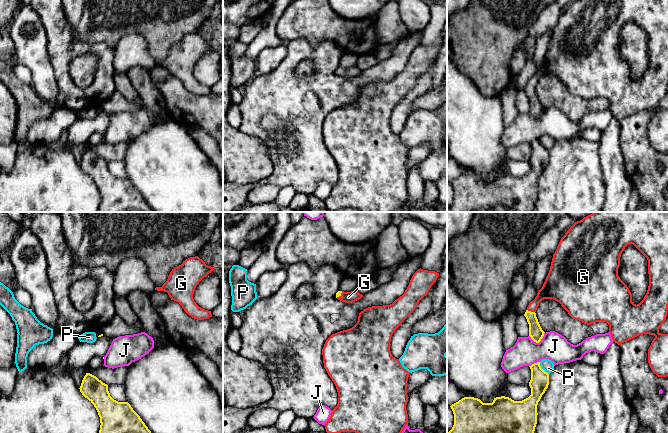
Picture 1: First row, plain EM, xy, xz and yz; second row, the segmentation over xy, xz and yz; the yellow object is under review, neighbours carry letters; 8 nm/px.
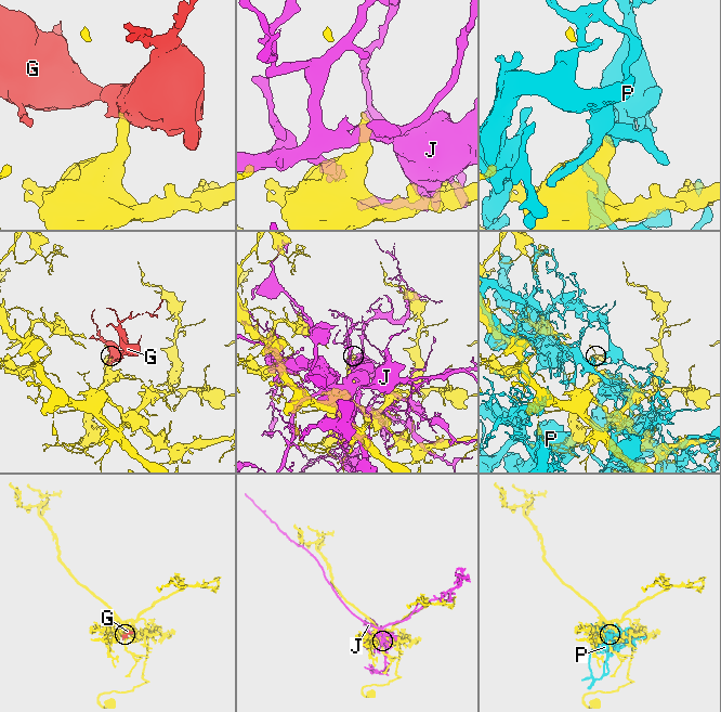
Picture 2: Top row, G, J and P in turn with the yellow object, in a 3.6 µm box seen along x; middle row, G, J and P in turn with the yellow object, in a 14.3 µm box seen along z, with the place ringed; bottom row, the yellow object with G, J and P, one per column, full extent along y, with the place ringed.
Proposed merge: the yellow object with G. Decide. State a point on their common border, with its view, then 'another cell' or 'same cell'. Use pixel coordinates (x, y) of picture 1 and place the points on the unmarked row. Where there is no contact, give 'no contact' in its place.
yz (530, 87) | same cell

